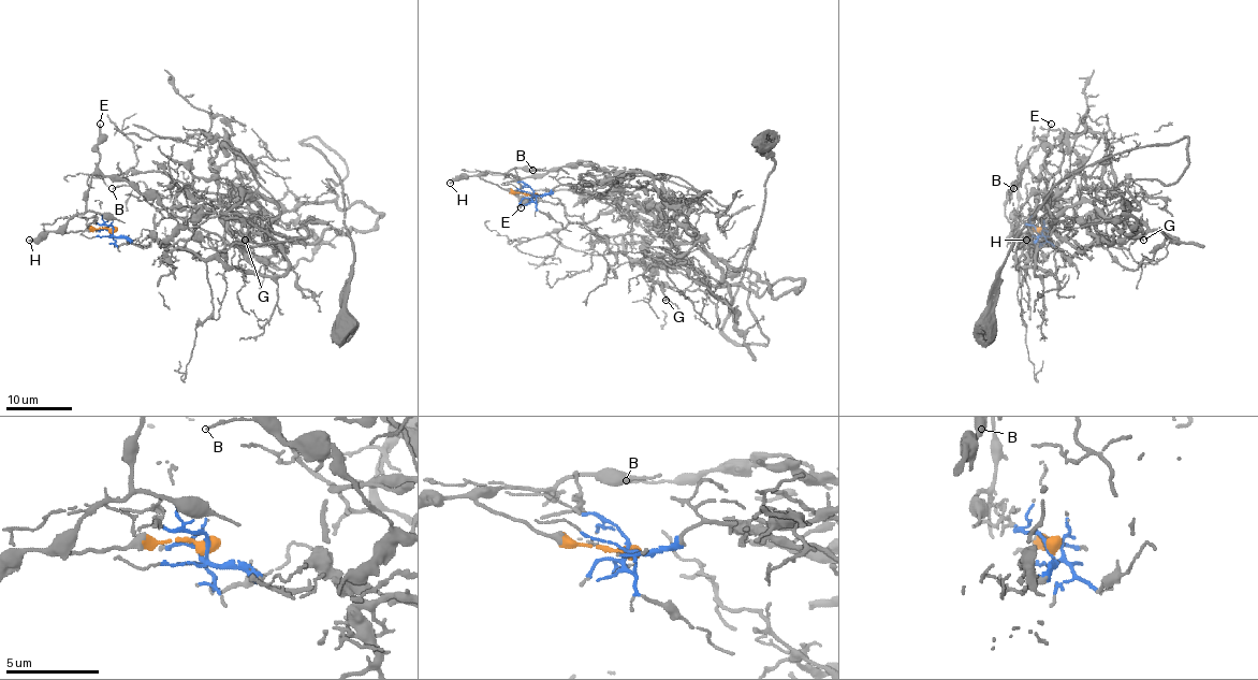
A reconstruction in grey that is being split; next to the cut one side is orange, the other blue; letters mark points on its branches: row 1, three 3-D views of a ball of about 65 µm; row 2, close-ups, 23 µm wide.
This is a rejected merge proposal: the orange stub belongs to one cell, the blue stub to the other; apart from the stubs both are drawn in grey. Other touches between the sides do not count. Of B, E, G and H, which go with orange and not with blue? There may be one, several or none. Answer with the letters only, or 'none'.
B, E, H

